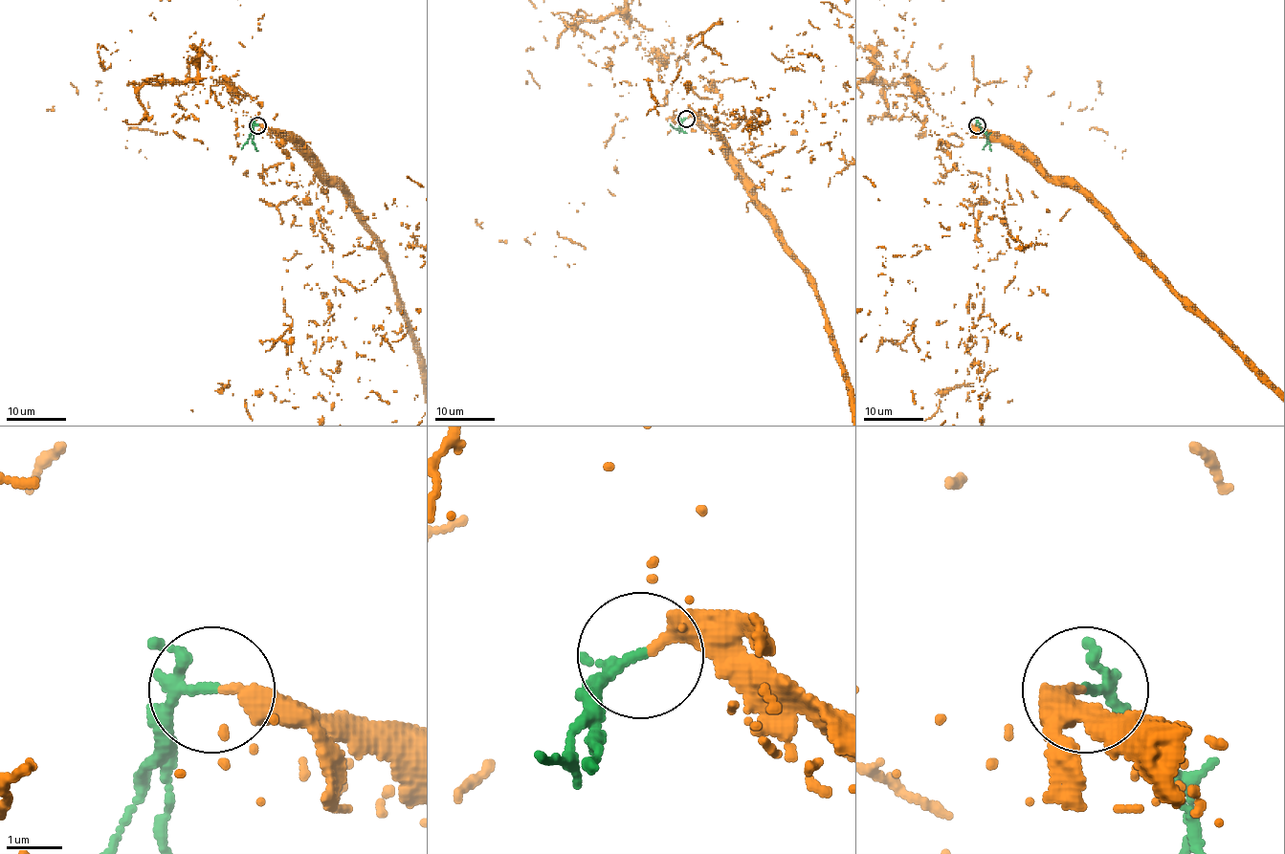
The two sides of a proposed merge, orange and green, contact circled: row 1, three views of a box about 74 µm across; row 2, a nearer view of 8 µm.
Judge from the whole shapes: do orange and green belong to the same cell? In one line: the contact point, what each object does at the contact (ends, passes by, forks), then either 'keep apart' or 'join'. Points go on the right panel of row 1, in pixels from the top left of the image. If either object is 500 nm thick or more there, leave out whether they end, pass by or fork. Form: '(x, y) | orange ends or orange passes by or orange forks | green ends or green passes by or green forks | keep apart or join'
(977, 125) | orange ends | green passes by | join

